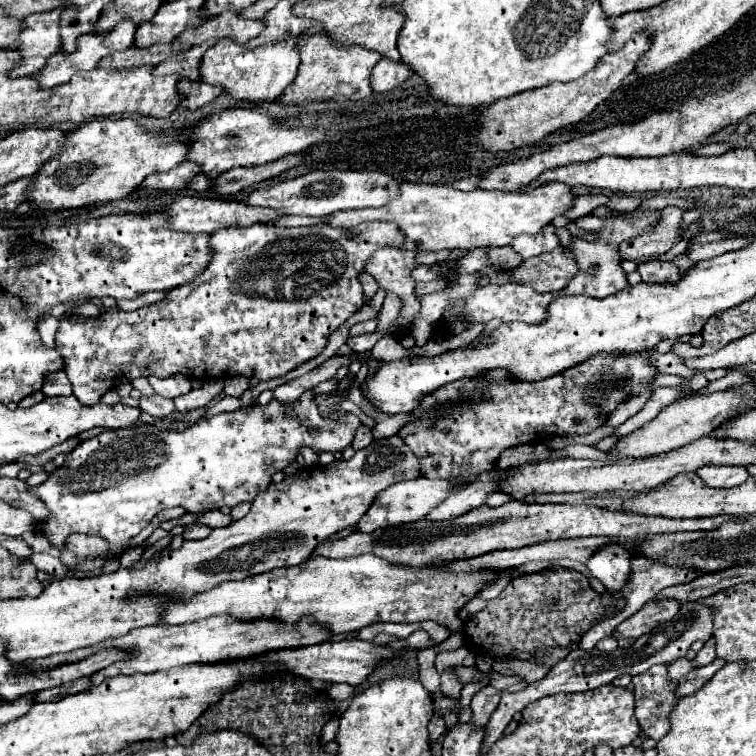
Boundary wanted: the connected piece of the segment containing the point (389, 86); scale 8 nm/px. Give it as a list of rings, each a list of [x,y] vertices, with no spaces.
[[[385,57],[373,67],[371,87],[375,93],[389,93],[397,89],[409,77],[409,67],[401,61],[385,61]]]

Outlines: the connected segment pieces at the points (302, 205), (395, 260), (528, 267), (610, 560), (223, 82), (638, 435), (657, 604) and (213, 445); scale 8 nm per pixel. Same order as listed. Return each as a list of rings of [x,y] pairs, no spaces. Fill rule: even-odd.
[[[311,171],[297,179],[287,179],[245,197],[249,205],[271,207],[283,215],[331,215],[337,211],[383,207],[399,197],[401,181],[383,171]]]
[[[379,249],[365,267],[365,271],[369,271],[371,277],[379,283],[379,287],[399,295],[403,301],[403,309],[399,313],[401,327],[395,329],[395,333],[403,329],[409,333],[415,317],[419,315],[419,299],[413,291],[415,279],[411,277],[415,267],[415,251],[409,249]]]
[[[555,247],[553,251],[541,253],[537,257],[525,259],[517,269],[503,267],[483,267],[479,269],[481,285],[503,285],[509,281],[517,281],[521,285],[533,287],[537,293],[561,291],[567,287],[569,277],[577,273],[575,255],[565,247]]]
[[[605,545],[589,561],[587,569],[597,577],[607,591],[617,593],[625,587],[631,575],[631,553],[619,545]]]
[[[291,37],[289,41],[281,41],[277,45],[247,49],[245,45],[237,45],[233,41],[217,41],[201,59],[201,81],[209,85],[221,87],[237,101],[249,103],[269,103],[283,95],[285,87],[293,83],[299,69],[299,53],[297,53],[297,39]]]
[[[719,391],[713,395],[699,395],[699,397],[687,397],[675,401],[669,407],[665,407],[653,421],[645,423],[641,429],[621,437],[617,445],[609,451],[609,455],[615,459],[641,459],[641,457],[651,457],[657,453],[679,449],[687,443],[693,443],[709,435],[713,429],[721,427],[723,421],[727,421],[733,415],[733,411],[739,409],[739,405],[741,405],[741,397],[735,391]]]
[[[659,599],[659,601],[649,601],[645,603],[635,615],[631,615],[629,619],[625,619],[615,631],[613,637],[615,639],[623,639],[623,637],[641,637],[645,633],[649,633],[651,629],[655,629],[657,625],[671,621],[677,613],[679,613],[681,603],[677,599]]]
[[[307,389],[293,403],[283,403],[279,399],[271,399],[267,405],[253,403],[233,413],[219,413],[209,419],[201,419],[185,431],[159,431],[151,427],[139,427],[107,431],[83,441],[67,455],[63,467],[55,469],[43,485],[29,489],[33,495],[41,497],[41,501],[45,501],[45,505],[53,513],[53,517],[43,523],[47,539],[61,551],[61,559],[71,567],[71,571],[93,571],[101,569],[107,557],[123,553],[123,545],[143,527],[147,527],[159,511],[167,507],[183,507],[189,513],[203,513],[211,509],[221,509],[223,505],[235,507],[245,501],[251,503],[257,493],[269,487],[271,477],[277,471],[283,471],[289,463],[295,461],[301,447],[309,447],[317,453],[341,453],[345,447],[351,445],[355,429],[361,425],[359,417],[347,413],[337,421],[323,419],[319,415],[315,397],[317,393],[313,389]],[[73,533],[97,535],[109,541],[109,549],[101,557],[72,554],[65,549],[65,543],[67,537]]]

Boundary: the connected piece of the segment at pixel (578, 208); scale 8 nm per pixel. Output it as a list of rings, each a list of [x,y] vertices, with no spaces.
[[[591,193],[591,195],[581,195],[581,197],[577,197],[577,201],[575,201],[575,205],[573,205],[573,209],[567,213],[571,219],[579,219],[579,217],[583,217],[583,215],[589,215],[589,213],[593,213],[597,207],[601,207],[601,205],[605,205],[609,201],[609,195],[605,195],[605,193]]]

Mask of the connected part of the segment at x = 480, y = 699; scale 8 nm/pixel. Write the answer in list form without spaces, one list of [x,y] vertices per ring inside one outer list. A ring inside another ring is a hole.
[[[491,685],[483,687],[479,693],[473,695],[473,699],[471,699],[471,711],[473,711],[471,723],[473,723],[473,727],[485,727],[487,725],[491,713],[499,705],[499,699],[501,699],[501,691],[497,691]]]

